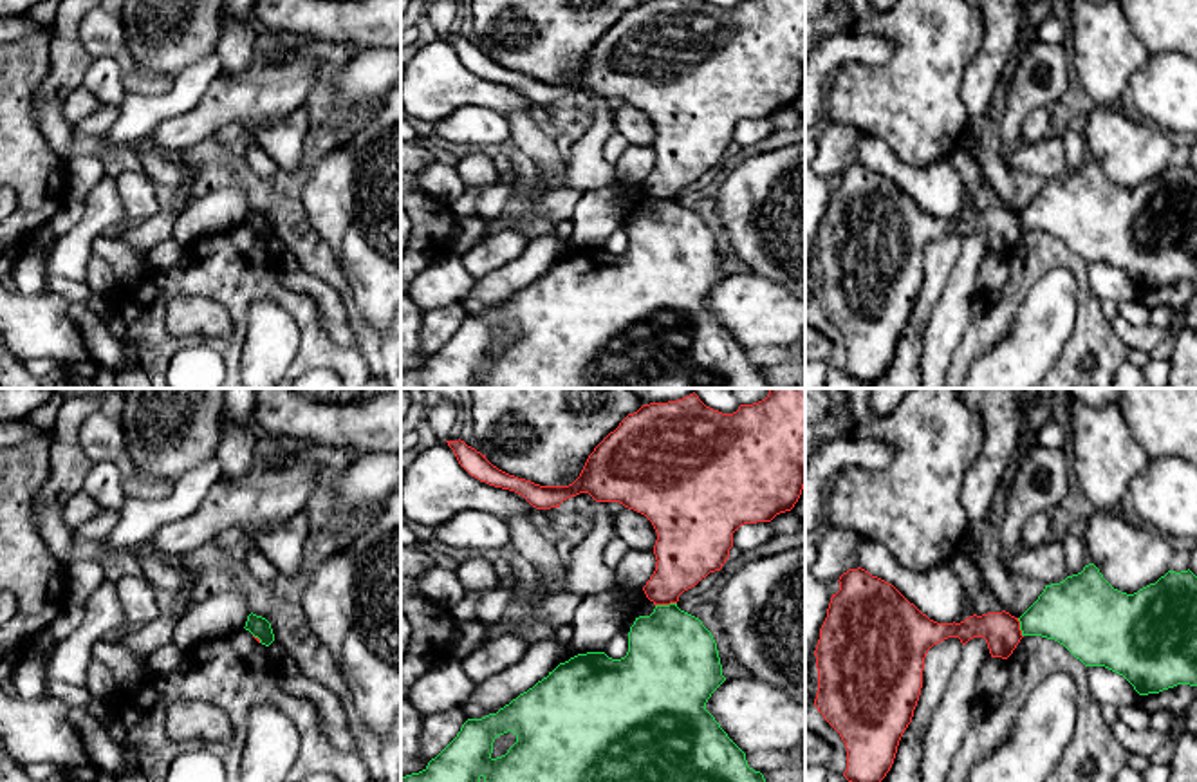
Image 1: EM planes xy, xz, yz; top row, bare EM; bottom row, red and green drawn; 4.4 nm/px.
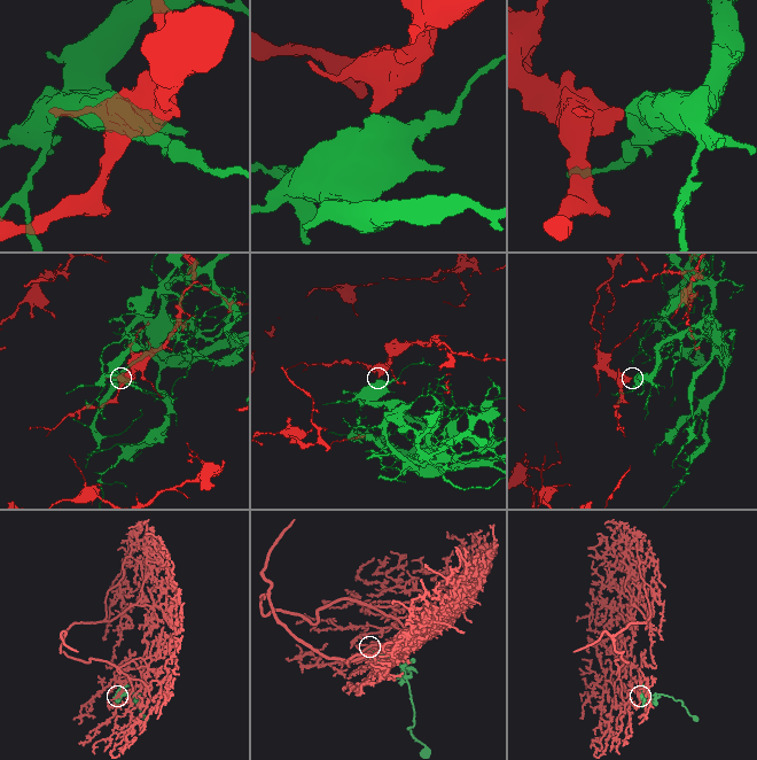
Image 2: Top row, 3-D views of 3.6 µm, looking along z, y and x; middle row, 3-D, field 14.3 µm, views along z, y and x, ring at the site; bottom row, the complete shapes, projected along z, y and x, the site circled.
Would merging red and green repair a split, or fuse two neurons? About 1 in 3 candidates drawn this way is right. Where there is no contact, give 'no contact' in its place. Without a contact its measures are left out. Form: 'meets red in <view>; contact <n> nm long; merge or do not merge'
meets red in xz; contact 100 nm long; do not merge

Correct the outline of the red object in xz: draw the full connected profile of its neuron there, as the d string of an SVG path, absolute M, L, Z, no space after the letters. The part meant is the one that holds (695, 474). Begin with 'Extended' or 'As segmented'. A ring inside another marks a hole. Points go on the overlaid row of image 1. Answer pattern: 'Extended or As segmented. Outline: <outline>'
As segmented. Outline: M769 388L766 399L740 405L733 414L706 406L695 392L677 401L643 405L594 448L580 477L569 486L540 486L518 479L493 466L486 455L464 441L446 442L471 477L515 491L536 509L560 507L563 500L589 493L596 502L619 502L645 515L657 533L654 545L657 562L643 591L654 605L670 605L710 573L722 569L733 547L733 533L740 526L771 522L798 502L805 486L805 388Z

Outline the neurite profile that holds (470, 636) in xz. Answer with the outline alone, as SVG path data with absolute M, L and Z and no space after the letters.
M482 619L459 621L451 647L451 657L462 659L487 643L489 623Z

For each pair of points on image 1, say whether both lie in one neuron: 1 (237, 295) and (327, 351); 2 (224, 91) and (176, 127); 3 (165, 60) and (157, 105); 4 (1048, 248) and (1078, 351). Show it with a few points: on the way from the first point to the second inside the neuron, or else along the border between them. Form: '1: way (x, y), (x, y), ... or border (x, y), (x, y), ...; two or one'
1: way (262, 291), (277, 291), (286, 297), (311, 325); one
2: way (213, 103), (188, 127); one
3: border (213, 55), (186, 65), (176, 76); two
4: way (1075, 268), (1080, 273), (1085, 295), (1085, 324); one

